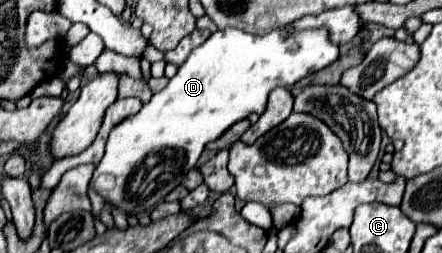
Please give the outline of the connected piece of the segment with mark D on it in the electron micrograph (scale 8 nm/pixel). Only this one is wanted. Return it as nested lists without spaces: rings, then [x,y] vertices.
[[[225,28],[225,30],[213,32],[211,38],[205,40],[205,44],[197,46],[197,48],[189,54],[189,58],[179,66],[179,72],[169,80],[169,84],[167,84],[161,92],[153,94],[151,102],[147,102],[135,116],[127,118],[127,122],[121,122],[121,124],[117,124],[117,126],[111,130],[109,140],[107,140],[107,148],[105,148],[105,156],[103,156],[103,160],[97,164],[95,174],[93,174],[93,180],[91,180],[89,186],[91,186],[93,190],[97,190],[107,202],[111,202],[113,206],[121,208],[125,214],[141,214],[141,212],[151,210],[153,206],[157,206],[159,202],[163,202],[165,196],[167,196],[175,186],[181,184],[181,178],[183,178],[191,168],[195,168],[195,164],[197,164],[197,160],[199,160],[199,156],[201,156],[201,152],[203,152],[203,148],[205,148],[205,144],[209,144],[211,140],[217,140],[227,128],[231,128],[235,122],[247,118],[249,114],[263,114],[263,112],[265,112],[265,106],[267,106],[269,92],[271,92],[273,88],[277,88],[277,86],[291,88],[293,84],[297,84],[297,82],[299,82],[301,78],[305,78],[307,74],[317,72],[317,70],[323,70],[325,66],[329,66],[331,62],[335,62],[337,56],[339,56],[339,46],[335,46],[335,44],[327,38],[327,30],[325,30],[325,28],[319,28],[319,30],[287,30],[287,28],[277,28],[277,30],[273,30],[273,32],[267,32],[265,36],[249,34],[249,32],[243,32],[243,30],[239,30],[239,28]]]

